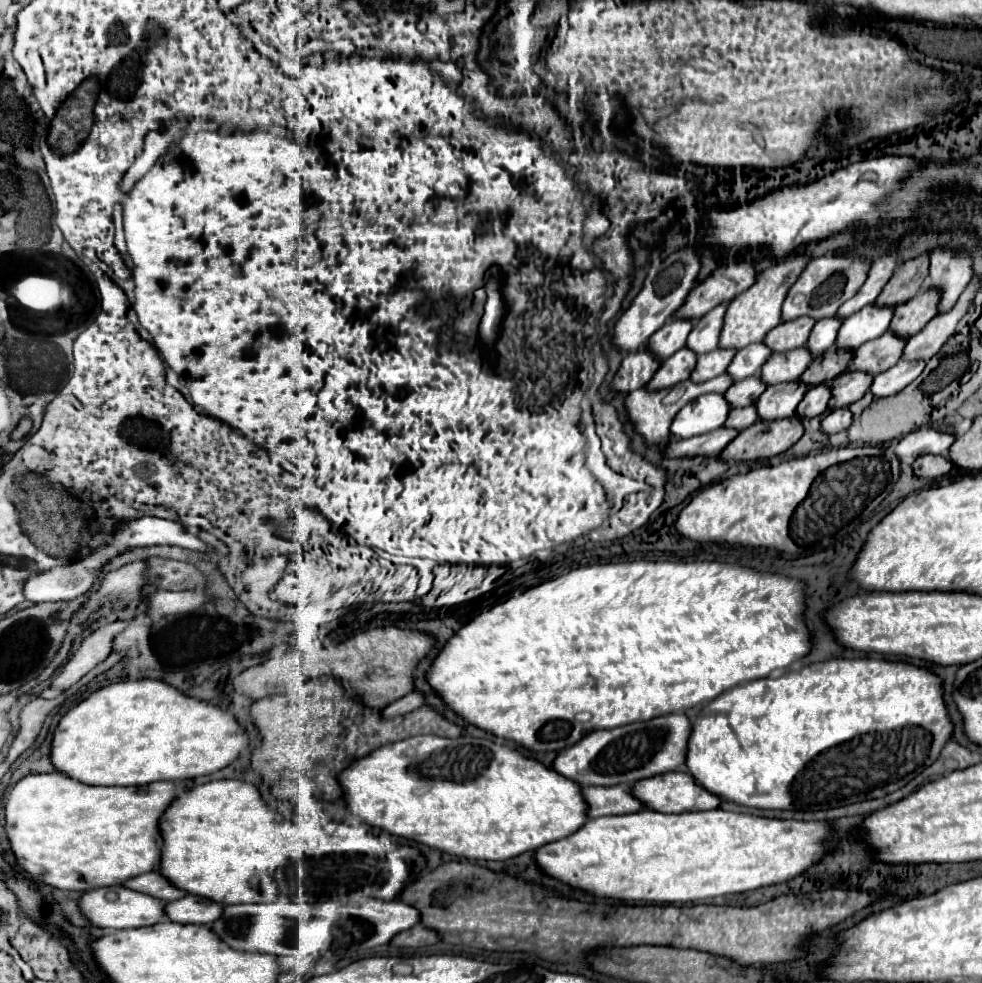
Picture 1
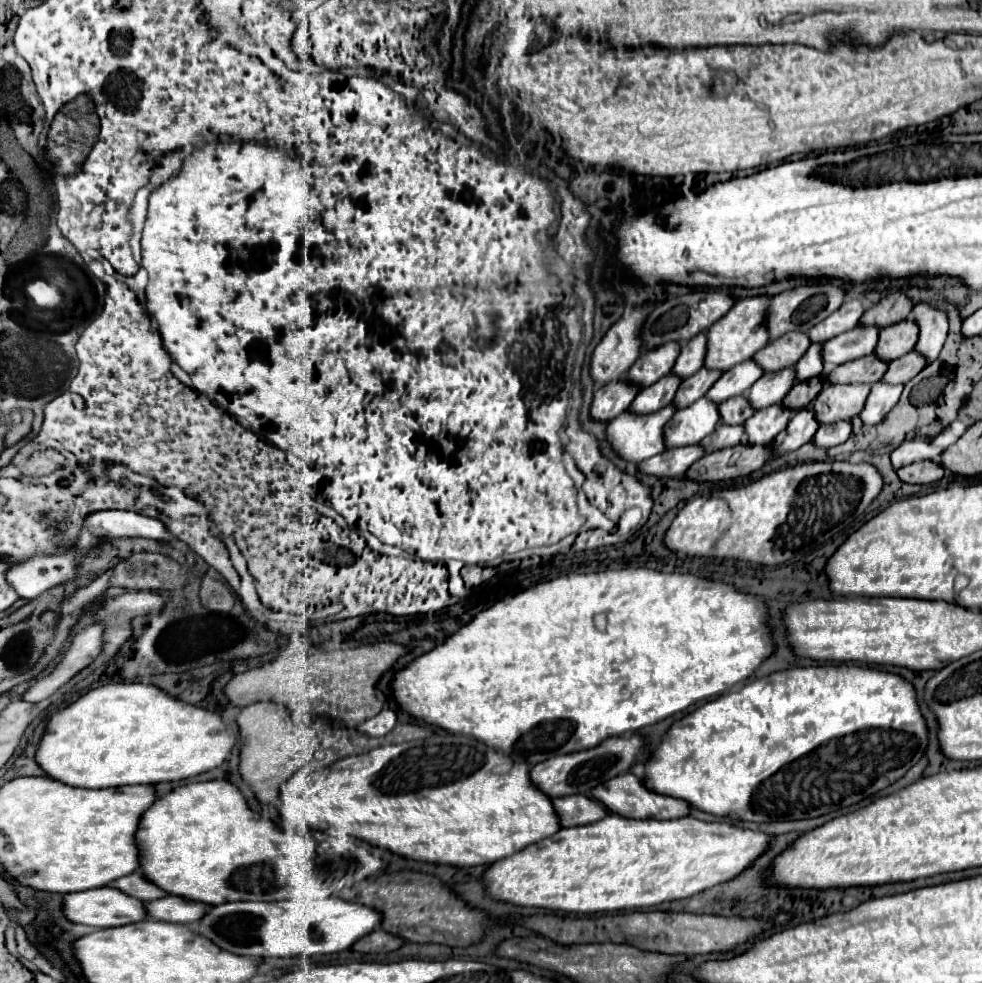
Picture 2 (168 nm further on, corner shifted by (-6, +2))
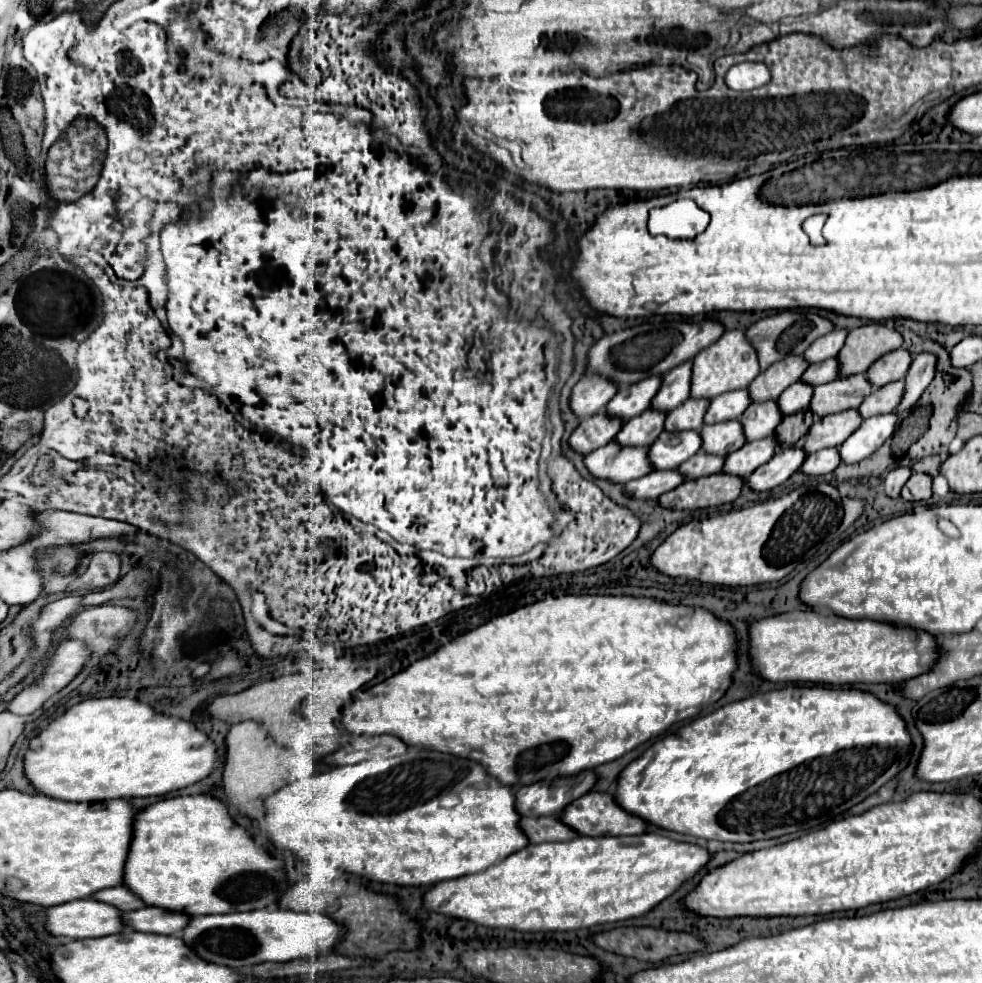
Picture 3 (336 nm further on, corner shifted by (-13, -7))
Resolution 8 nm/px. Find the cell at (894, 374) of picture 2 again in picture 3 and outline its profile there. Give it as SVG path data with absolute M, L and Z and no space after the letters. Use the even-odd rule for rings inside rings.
M892 381L888 385L882 387L874 387L874 391L870 393L870 397L866 397L862 401L862 405L858 407L860 415L866 419L870 415L880 415L880 413L890 413L898 407L898 403L904 397L904 381Z

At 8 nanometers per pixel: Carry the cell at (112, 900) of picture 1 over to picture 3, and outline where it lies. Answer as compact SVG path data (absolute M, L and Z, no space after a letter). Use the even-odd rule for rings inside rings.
M94 899L70 901L46 911L46 929L52 935L66 935L72 939L104 937L126 929L122 911L114 905L106 905Z

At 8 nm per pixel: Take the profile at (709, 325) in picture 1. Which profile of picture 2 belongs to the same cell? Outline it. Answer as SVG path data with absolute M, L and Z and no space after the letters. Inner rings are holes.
M699 334L687 342L681 344L681 352L671 368L671 374L679 378L693 376L703 366L703 354L707 350L707 338L705 334Z

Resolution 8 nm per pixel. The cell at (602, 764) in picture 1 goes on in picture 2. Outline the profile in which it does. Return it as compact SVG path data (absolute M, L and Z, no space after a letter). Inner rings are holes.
M639 736L607 738L605 742L601 742L599 746L591 748L591 750L573 752L567 756L555 756L551 760L545 760L543 764L535 764L529 772L529 776L531 776L531 782L535 784L535 788L539 788L549 798L583 794L583 792L589 792L591 788L595 788L597 784L607 782L607 780L619 776L621 772L627 772L631 768L631 764L637 760L637 756L643 752L645 744L647 742Z

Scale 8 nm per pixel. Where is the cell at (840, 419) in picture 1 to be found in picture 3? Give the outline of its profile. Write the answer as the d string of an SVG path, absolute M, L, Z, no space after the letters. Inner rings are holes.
M826 447L806 457L806 465L802 465L802 473L806 475L824 475L834 471L840 465L838 447Z

